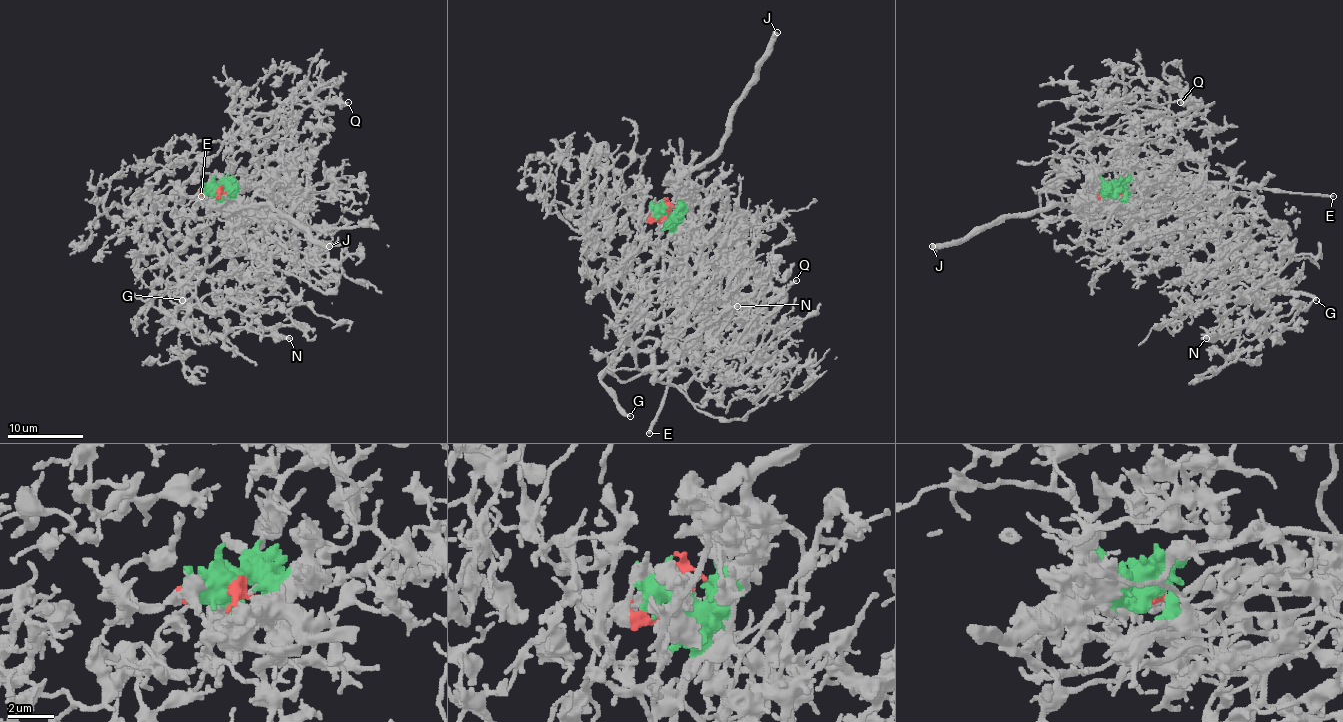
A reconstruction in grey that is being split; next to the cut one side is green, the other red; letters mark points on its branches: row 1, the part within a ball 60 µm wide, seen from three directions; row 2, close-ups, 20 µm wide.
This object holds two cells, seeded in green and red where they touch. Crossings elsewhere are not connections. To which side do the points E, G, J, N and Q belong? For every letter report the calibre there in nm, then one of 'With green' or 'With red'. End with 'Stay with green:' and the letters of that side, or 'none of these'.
E: Thickness 260 nm. With green
G: Thickness 260 nm. With red
J: Thickness 500 nm. With green
N: Thickness 200 nm. With red
Q: Thickness 190 nm. With red
Stay with green: E, J

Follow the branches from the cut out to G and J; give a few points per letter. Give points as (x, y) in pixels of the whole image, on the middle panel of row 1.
G: (663, 208), (661, 218), (641, 226), (631, 267), (614, 281), (608, 300), (624, 347), (601, 383), (629, 415)
J: (663, 208), (675, 212), (679, 188), (720, 146), (730, 108), (777, 32)

